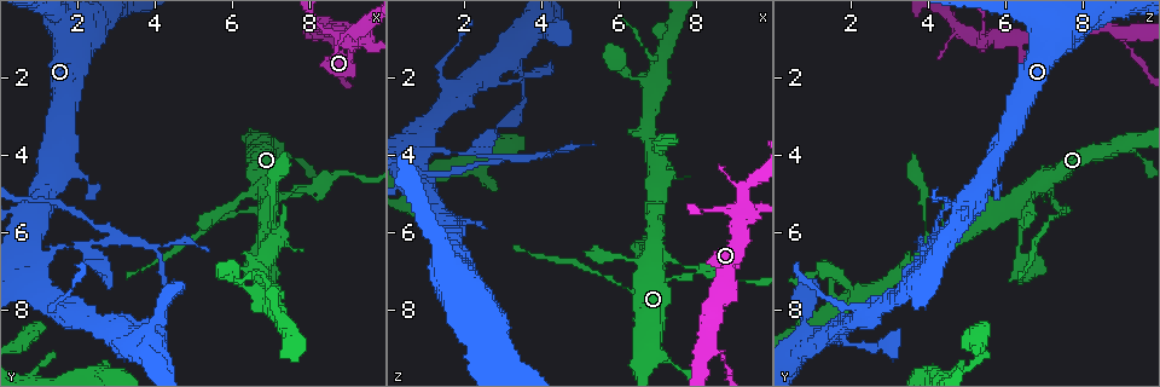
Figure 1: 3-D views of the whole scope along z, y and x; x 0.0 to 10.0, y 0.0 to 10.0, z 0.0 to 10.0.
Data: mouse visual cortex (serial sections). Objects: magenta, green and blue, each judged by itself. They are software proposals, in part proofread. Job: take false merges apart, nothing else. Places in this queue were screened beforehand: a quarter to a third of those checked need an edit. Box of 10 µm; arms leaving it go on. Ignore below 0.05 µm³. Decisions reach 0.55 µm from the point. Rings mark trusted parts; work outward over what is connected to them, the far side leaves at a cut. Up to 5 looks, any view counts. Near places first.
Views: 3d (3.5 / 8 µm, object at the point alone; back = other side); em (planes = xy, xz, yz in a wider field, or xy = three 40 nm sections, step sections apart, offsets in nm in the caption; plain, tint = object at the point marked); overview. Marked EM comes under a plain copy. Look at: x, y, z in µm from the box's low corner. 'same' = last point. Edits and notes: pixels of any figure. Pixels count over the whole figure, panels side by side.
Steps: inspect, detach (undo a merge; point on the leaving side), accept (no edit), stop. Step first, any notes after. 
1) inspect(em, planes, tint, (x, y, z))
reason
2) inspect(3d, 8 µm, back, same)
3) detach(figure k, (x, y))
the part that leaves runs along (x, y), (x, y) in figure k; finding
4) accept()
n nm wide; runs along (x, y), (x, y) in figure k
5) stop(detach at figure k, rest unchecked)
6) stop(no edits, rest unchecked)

inspect(3d, 3.5 µm, (8.00, 4.85, 6.90))
three arms meet

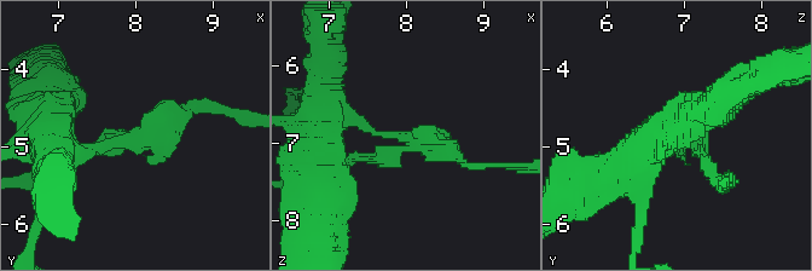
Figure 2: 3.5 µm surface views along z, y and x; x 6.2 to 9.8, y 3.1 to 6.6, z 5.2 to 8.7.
inspect(em, xy, step 3, tint, (7.95, 4.90, 6.95))
3 arms; arms of 150, 200, 250 nm; now the EM

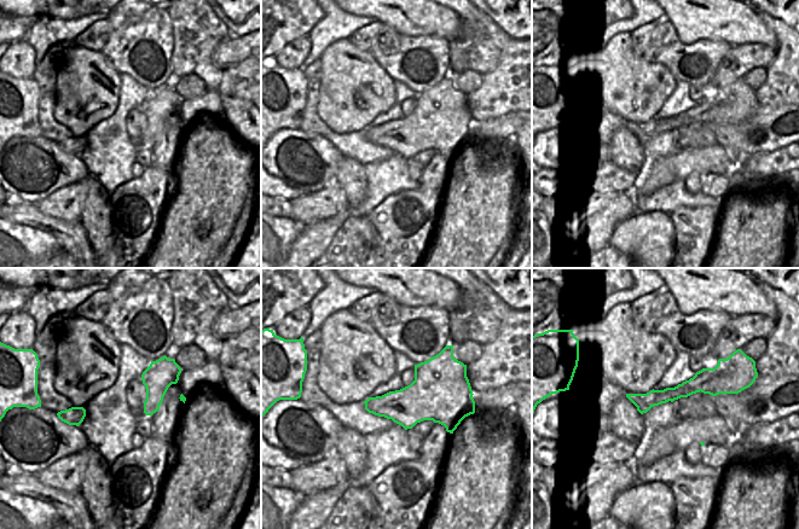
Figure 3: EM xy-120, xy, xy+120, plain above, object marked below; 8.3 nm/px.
detach(figure 2, (150, 128))
360 nm wide; the part that leaves runs along (383, 136), (405, 138), (401, 150), (346, 160) in figure 2; a second cell is stuck on

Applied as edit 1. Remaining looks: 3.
inspect(3d, 3.5 µm, (1.60, 8.00, 2.75))
arms part here

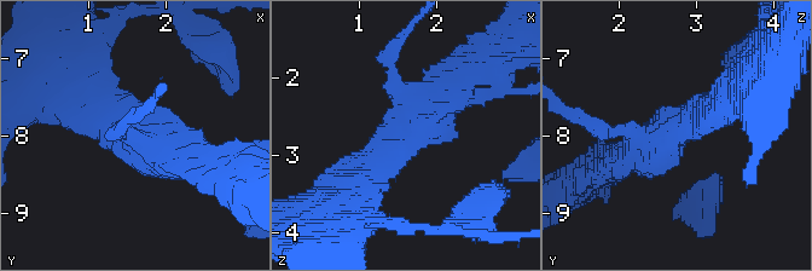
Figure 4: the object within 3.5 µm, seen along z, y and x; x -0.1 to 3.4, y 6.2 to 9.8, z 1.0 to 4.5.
inspect(em, xy, step 3, tint, (1.60, 8.05, 2.70))
now the EM

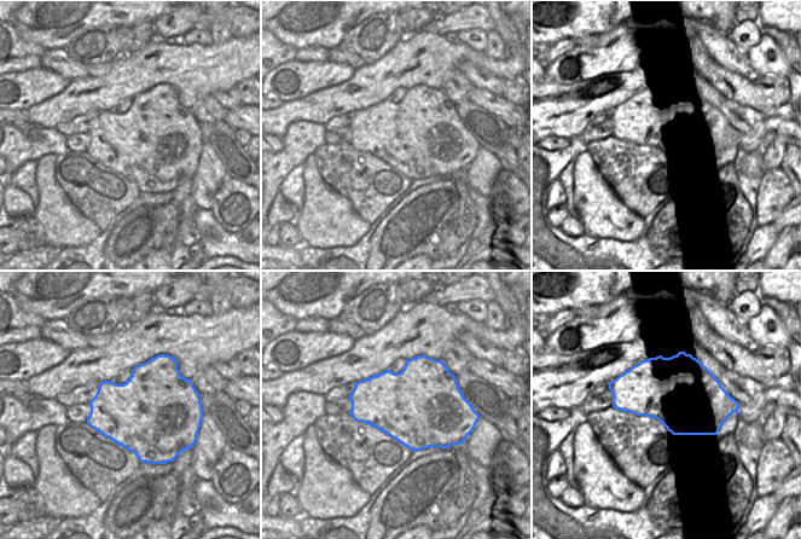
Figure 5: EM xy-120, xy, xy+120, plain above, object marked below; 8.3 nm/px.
accept()
arms of 200, 300, 350 nm; runs along (365, 165), (480, 67) in figure 4; all the same cell

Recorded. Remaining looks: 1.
stop(detach at figure 2, rest unchecked)

